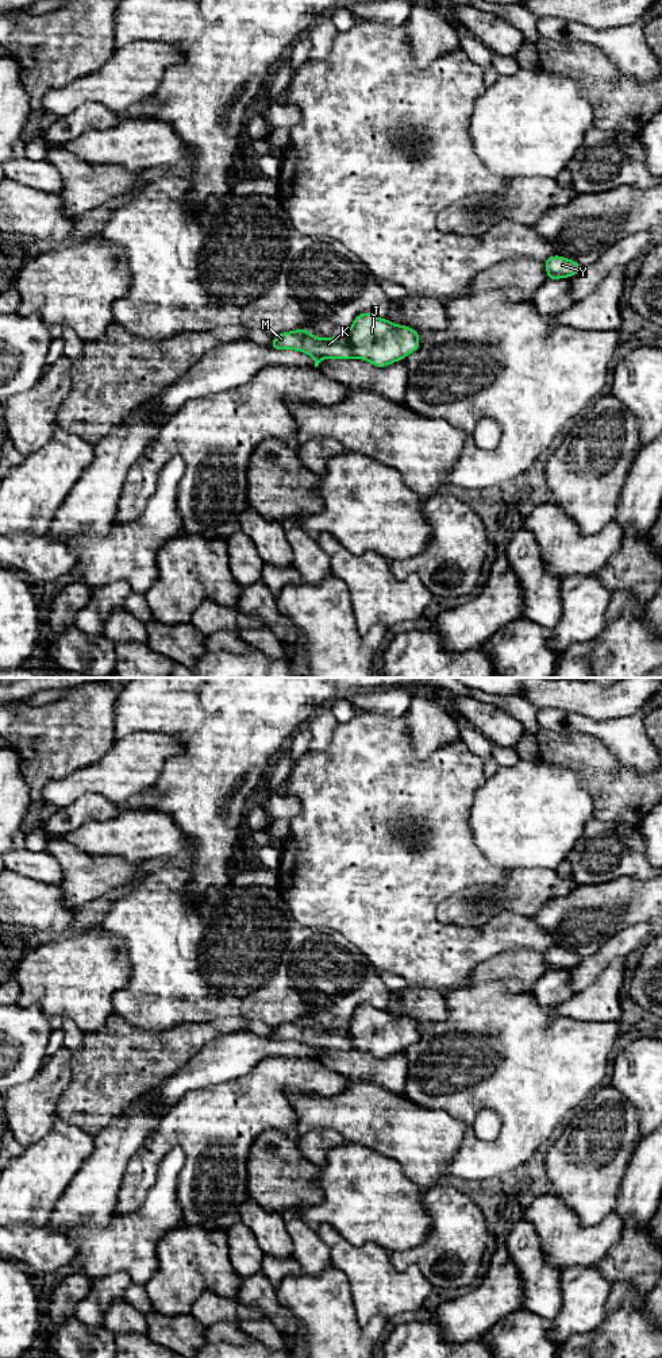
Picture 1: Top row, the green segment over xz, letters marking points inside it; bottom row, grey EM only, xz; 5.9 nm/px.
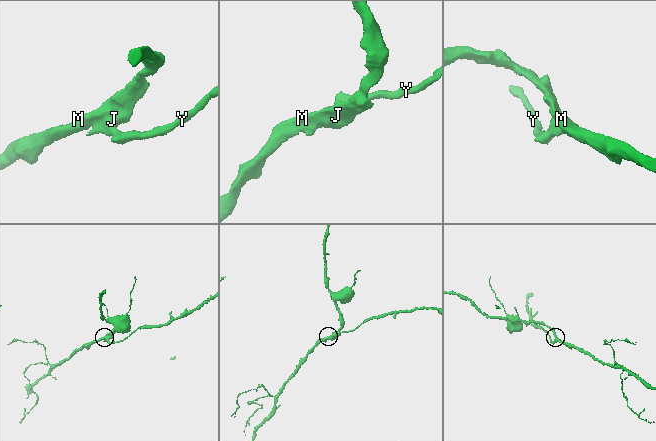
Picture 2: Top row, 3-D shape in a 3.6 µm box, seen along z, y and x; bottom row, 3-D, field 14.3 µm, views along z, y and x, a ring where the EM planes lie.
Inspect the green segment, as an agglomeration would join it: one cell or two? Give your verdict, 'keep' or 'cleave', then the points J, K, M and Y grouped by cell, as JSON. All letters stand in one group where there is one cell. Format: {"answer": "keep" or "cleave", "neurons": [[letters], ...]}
{"answer": "cleave", "neurons": [["J", "Y"], ["K", "M"]]}

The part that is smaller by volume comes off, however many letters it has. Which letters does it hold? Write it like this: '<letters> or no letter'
J, Y

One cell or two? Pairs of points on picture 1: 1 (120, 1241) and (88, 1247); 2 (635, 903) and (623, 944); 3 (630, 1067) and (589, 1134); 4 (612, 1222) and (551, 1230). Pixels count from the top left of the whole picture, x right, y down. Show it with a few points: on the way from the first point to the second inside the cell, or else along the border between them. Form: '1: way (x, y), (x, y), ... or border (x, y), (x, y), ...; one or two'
1: way (112, 1247), (96, 1247); one
2: border (647, 921), (639, 925), (627, 925), (601, 944); two
3: border (611, 1084), (637, 1112); two
4: way (597, 1234), (566, 1234); one

